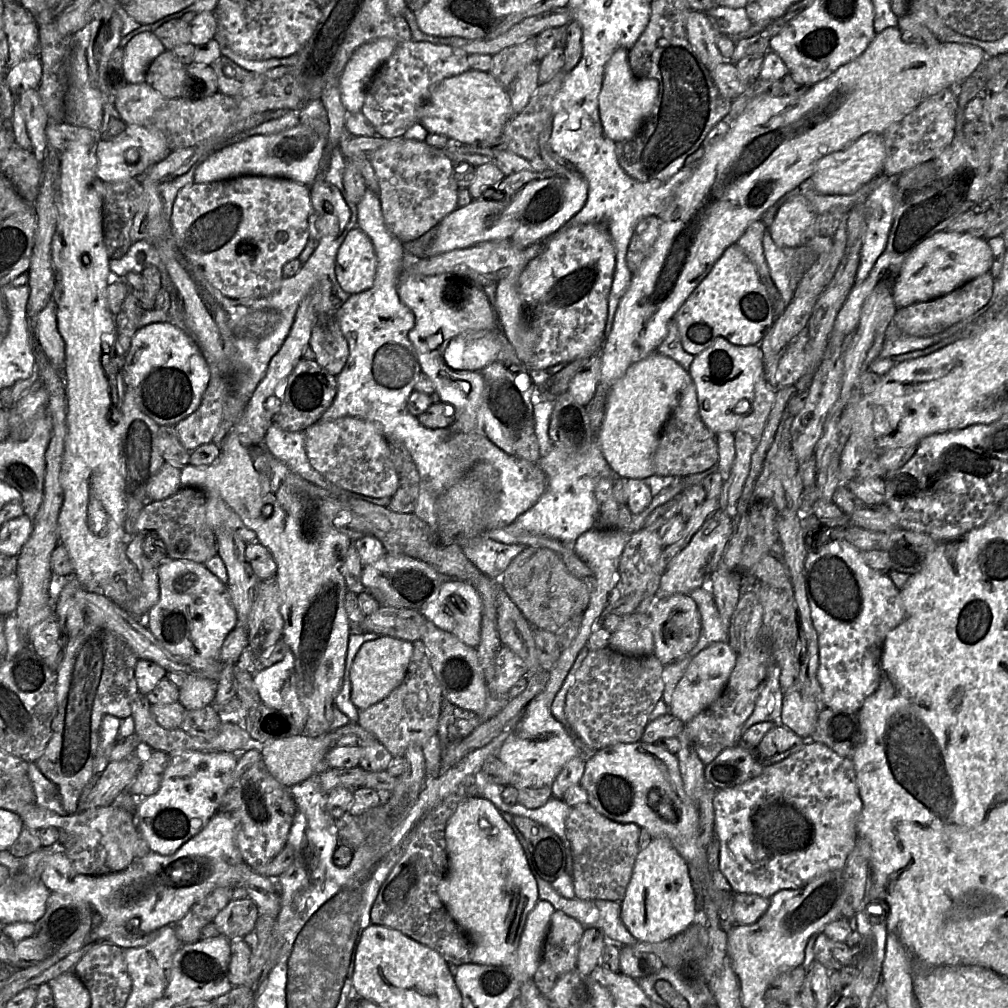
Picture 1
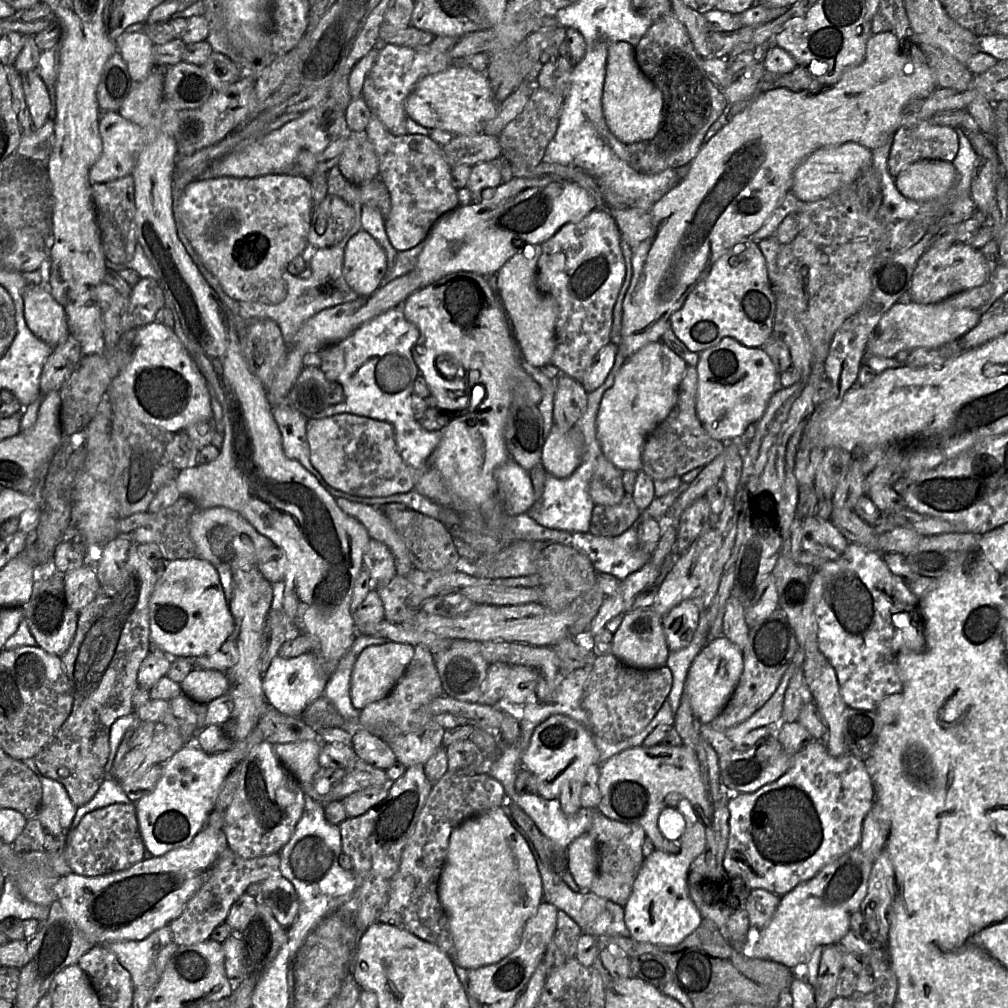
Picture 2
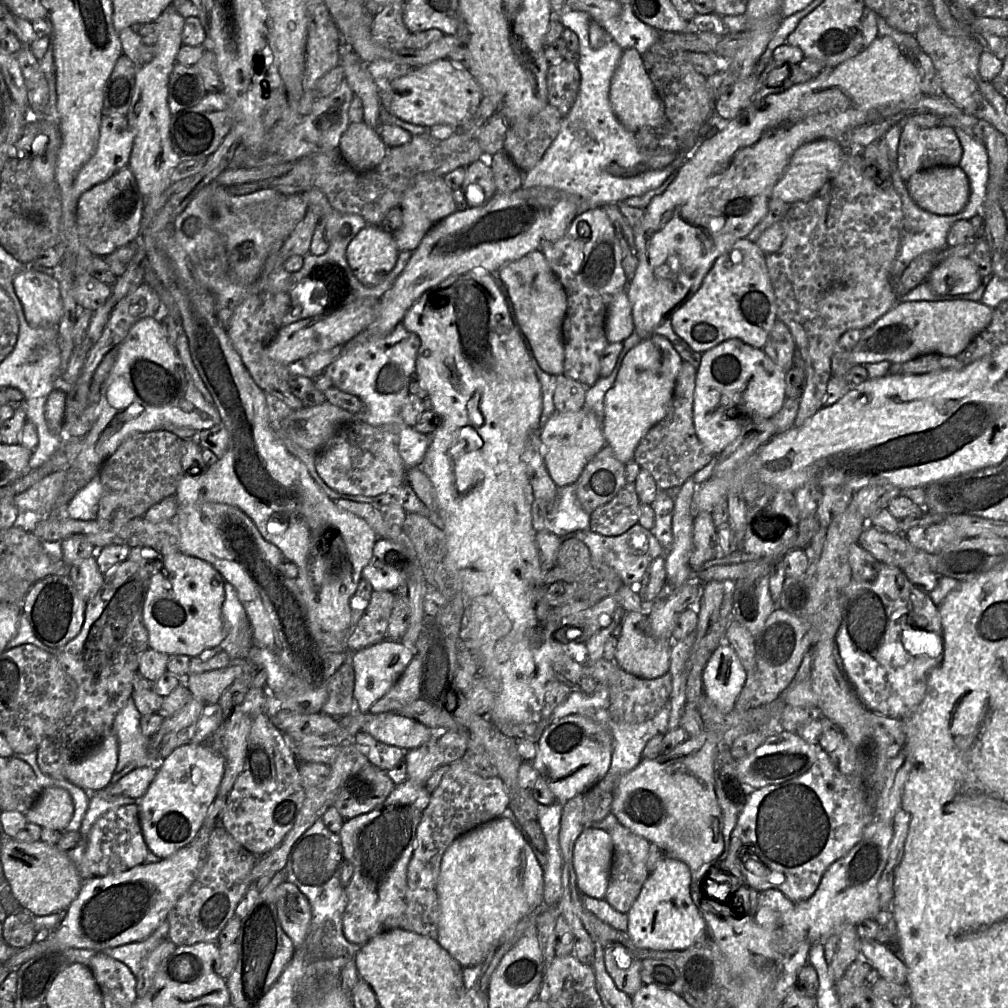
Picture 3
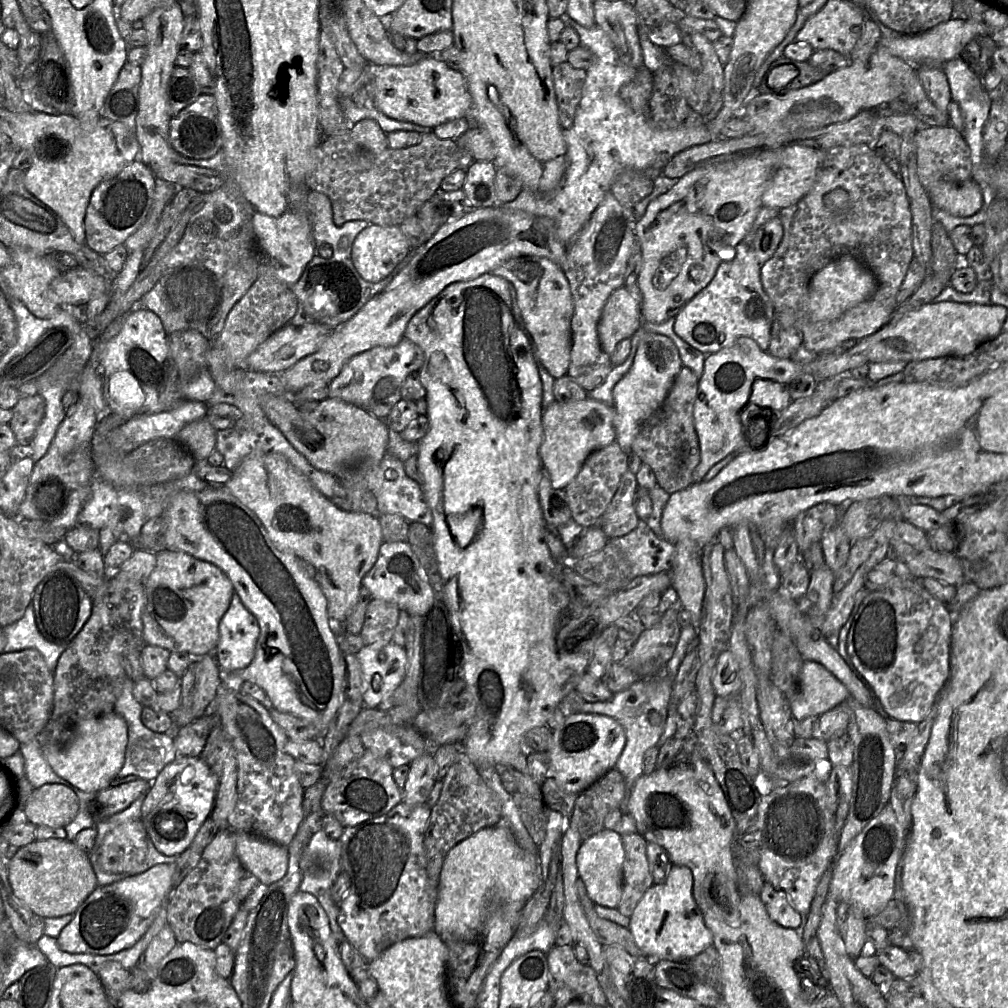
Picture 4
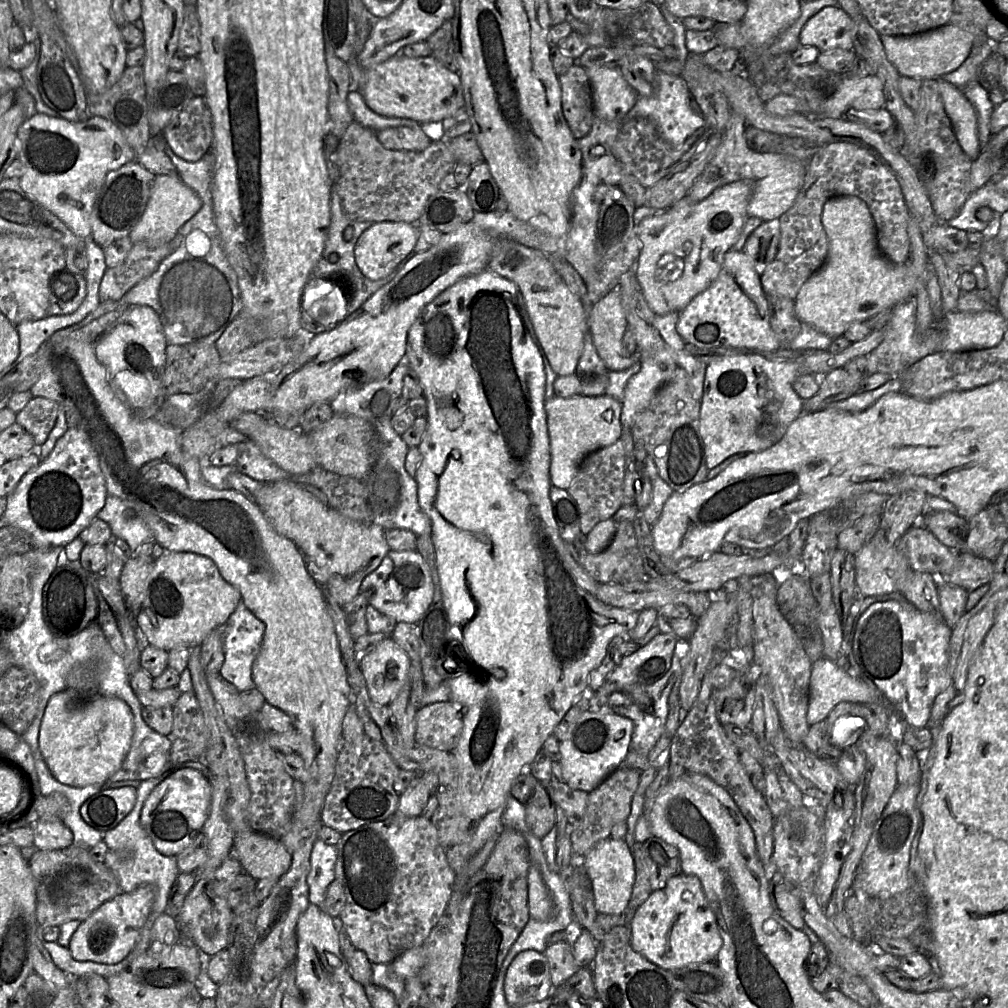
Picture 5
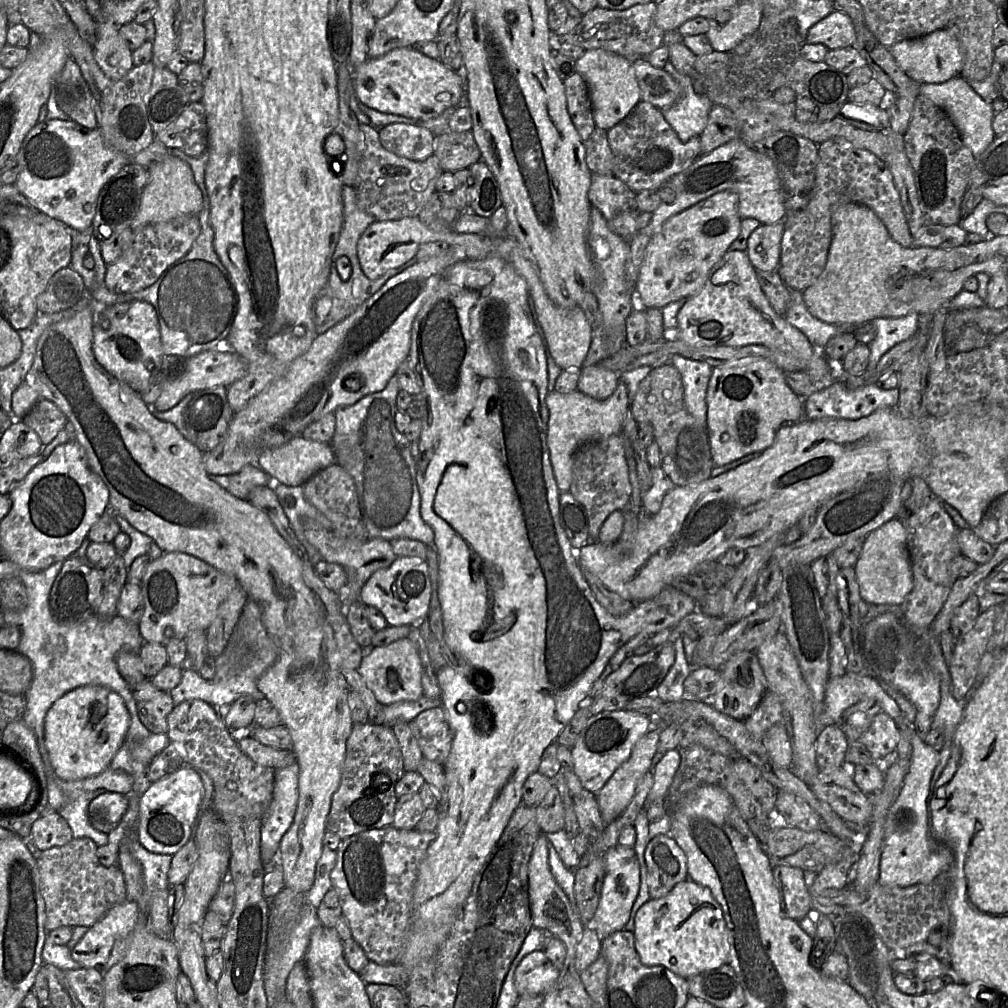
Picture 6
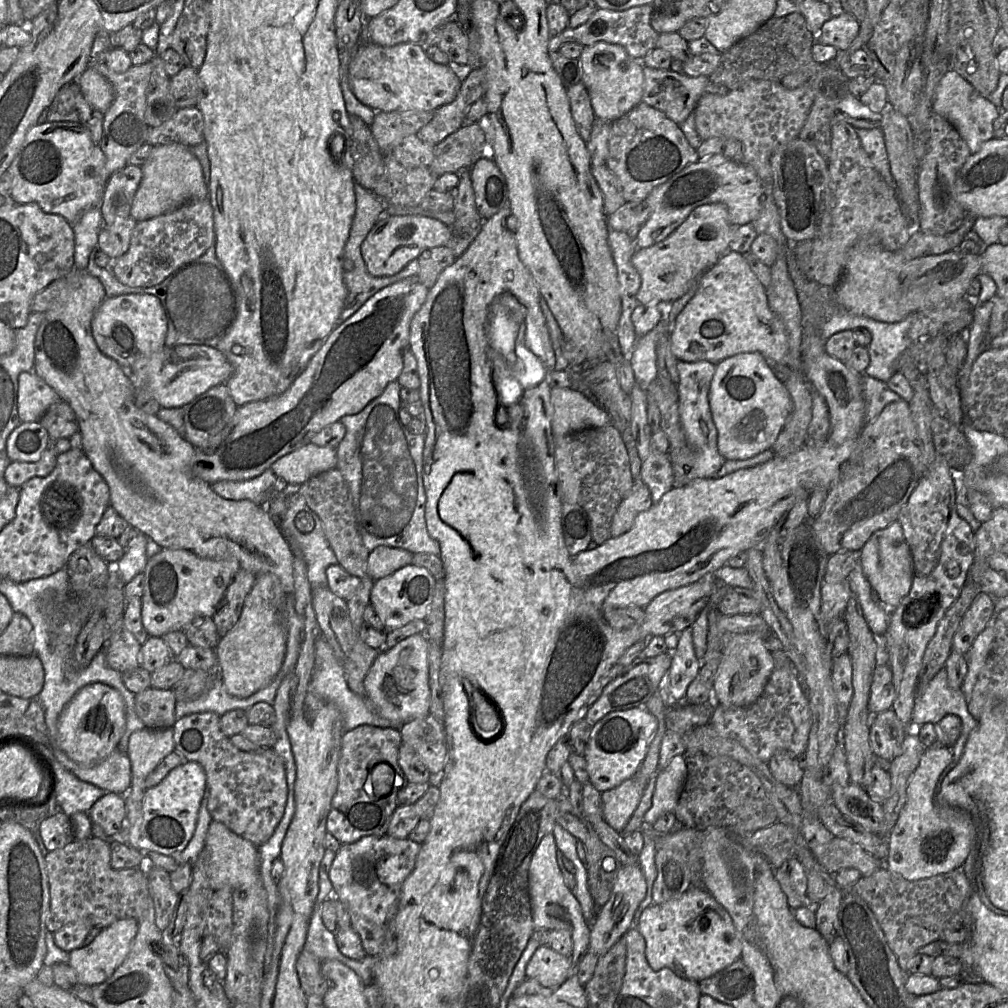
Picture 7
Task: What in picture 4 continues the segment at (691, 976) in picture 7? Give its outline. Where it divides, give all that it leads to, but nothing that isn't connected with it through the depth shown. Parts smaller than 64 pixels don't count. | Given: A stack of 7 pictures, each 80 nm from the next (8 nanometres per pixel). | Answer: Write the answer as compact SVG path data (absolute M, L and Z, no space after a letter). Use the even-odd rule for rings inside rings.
M673 864L666 878L645 892L630 916L629 930L636 945L653 960L686 961L713 945L712 933L693 897L693 874L687 866Z

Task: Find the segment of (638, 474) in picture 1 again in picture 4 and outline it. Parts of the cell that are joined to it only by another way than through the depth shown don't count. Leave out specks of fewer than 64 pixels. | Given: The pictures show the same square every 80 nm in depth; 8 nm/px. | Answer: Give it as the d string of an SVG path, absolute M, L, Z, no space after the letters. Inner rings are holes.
M643 328L636 332L638 347L633 364L613 388L615 442L627 454L632 451L632 443L643 426L662 406L683 366L678 349L670 338Z

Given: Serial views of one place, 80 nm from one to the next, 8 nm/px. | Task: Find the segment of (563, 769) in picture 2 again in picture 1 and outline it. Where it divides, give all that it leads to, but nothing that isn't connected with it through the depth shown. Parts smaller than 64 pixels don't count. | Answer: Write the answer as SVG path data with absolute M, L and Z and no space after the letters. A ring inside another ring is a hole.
M542 694L527 704L521 719L509 733L497 755L489 757L482 767L482 771L494 782L516 788L518 803L527 808L539 808L547 803L552 797L552 786L556 777L564 765L580 752L577 739L552 715L550 711L552 701L553 699L544 698Z

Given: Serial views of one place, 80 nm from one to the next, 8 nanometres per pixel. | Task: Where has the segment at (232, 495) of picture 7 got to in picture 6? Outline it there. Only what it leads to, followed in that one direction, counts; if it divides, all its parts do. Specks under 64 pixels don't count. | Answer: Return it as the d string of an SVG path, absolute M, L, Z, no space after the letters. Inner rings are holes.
M248 465L235 474L209 474L212 481L237 498L248 500L248 495L257 486L270 486L271 476L257 465Z

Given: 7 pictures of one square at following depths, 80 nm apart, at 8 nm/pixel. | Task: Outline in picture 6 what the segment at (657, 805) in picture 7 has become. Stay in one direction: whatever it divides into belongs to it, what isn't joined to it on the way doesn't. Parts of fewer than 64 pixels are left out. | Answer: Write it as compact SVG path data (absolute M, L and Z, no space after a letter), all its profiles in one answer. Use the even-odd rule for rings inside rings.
M669 750L663 754L657 765L653 767L654 783L643 807L645 812L647 812L648 806L652 802L666 797L680 765L680 760L681 757L677 750Z

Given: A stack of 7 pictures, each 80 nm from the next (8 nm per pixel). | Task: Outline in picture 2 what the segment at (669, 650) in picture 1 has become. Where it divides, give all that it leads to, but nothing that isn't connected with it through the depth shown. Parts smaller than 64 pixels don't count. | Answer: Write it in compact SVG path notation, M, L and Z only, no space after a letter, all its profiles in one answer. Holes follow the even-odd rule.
M684 600L661 617L670 652L686 647L692 640L699 620L698 602Z

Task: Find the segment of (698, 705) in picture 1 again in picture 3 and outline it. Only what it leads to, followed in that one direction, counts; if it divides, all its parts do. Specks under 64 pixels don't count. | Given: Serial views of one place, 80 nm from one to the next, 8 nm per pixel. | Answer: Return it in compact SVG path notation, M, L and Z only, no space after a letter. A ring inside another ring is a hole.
M720 643L711 653L702 672L706 697L722 714L733 711L747 673L737 653L728 643Z

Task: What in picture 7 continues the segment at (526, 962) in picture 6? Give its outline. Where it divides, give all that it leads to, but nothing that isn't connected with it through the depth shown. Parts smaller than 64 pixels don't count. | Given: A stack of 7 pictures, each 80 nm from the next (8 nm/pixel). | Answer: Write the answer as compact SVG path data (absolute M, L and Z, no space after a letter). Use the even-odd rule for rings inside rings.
M540 946L529 960L525 975L545 987L558 987L568 976L571 957L557 953L549 946Z

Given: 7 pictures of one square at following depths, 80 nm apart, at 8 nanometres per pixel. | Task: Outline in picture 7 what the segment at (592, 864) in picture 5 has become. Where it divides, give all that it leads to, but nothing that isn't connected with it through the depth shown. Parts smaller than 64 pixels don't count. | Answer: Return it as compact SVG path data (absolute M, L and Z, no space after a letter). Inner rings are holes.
M639 864L622 866L608 901L600 907L590 925L589 949L598 957L610 950L631 929L637 908L646 895L646 882Z

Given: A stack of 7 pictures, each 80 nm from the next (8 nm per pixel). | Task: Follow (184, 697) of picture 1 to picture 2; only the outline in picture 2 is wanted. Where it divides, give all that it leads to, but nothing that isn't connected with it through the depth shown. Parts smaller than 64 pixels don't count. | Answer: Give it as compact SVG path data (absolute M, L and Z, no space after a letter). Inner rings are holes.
M193 668L180 687L194 701L207 704L229 691L229 681L224 671Z

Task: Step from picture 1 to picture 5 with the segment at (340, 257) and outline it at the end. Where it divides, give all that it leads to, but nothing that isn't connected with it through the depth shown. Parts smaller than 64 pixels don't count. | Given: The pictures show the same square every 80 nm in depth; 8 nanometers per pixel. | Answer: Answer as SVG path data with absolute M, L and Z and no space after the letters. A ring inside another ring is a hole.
M375 222L358 238L354 248L355 262L361 273L370 280L389 275L411 252L417 243L419 230L416 224L406 222Z

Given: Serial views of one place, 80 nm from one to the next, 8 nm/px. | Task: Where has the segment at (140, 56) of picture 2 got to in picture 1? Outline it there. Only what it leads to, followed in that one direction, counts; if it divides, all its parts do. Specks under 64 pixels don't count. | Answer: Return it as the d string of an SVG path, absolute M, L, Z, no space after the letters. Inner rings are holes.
M153 32L138 34L124 47L123 68L126 81L146 82L146 73L153 60L166 49Z

